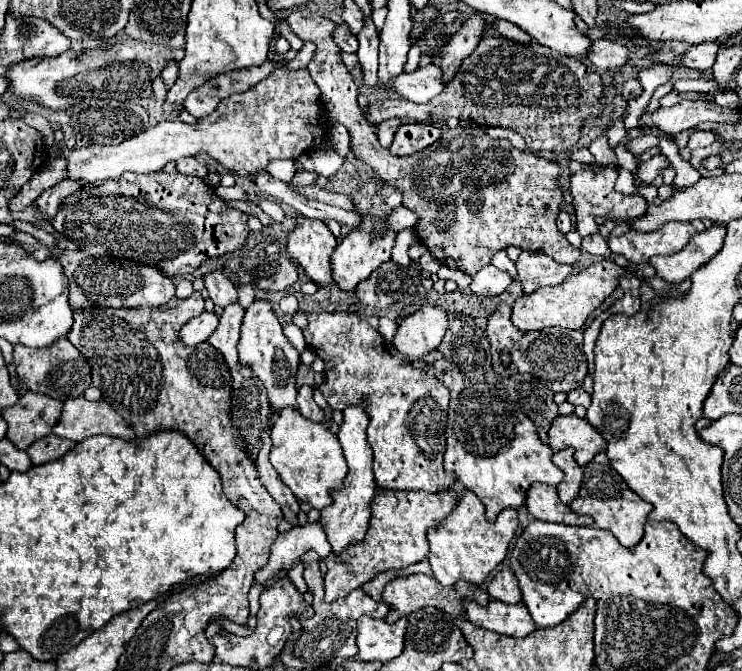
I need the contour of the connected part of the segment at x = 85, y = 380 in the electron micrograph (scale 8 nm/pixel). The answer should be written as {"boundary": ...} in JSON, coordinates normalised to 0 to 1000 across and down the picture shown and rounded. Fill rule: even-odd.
{"boundary":[[[84,501],[84,507],[62,516],[62,519],[35,519],[35,516],[19,516],[19,542],[24,551],[24,560],[38,581],[57,584],[62,590],[70,590],[75,596],[92,596],[111,590],[113,581],[121,575],[121,545],[113,537],[113,531]]]}

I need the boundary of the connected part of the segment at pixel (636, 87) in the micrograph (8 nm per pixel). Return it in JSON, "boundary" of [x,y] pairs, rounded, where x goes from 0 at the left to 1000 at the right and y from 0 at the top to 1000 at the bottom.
{"boundary":[[[846,119],[846,122],[841,125],[841,131],[838,131],[838,143],[841,143],[844,149],[860,146],[863,140],[865,140],[865,128],[860,125],[860,119]]]}

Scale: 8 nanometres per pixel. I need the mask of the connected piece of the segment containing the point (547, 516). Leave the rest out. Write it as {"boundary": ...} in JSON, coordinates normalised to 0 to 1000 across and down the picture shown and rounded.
{"boundary":[[[717,721],[714,730],[709,733],[709,748],[706,754],[722,775],[733,778],[755,778],[755,781],[771,781],[771,784],[798,784],[795,769],[779,769],[776,763],[768,760],[768,754],[757,751],[749,724],[736,724],[736,721]]]}

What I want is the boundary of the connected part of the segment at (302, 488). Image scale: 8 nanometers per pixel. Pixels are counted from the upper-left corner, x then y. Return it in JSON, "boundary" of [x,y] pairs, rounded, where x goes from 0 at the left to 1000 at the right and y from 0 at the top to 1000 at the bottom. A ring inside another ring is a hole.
{"boundary":[[[383,608],[367,638],[367,674],[364,674],[364,689],[372,697],[372,703],[377,706],[380,718],[396,733],[399,742],[404,742],[407,748],[415,748],[420,757],[434,760],[439,754],[447,751],[447,739],[445,730],[458,727],[461,724],[461,712],[466,709],[469,697],[466,697],[466,683],[461,680],[461,662],[453,653],[453,647],[447,647],[437,632],[429,632],[423,626],[412,626],[410,620],[404,620],[404,614],[399,608]]]}

